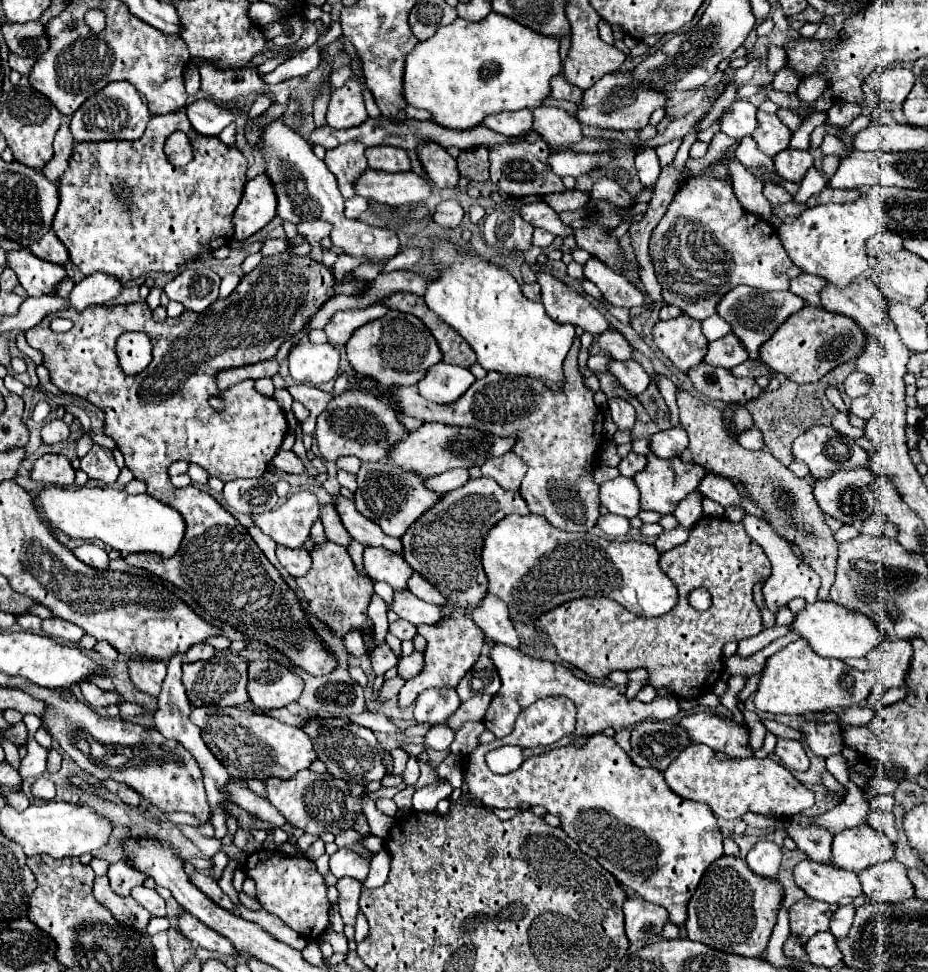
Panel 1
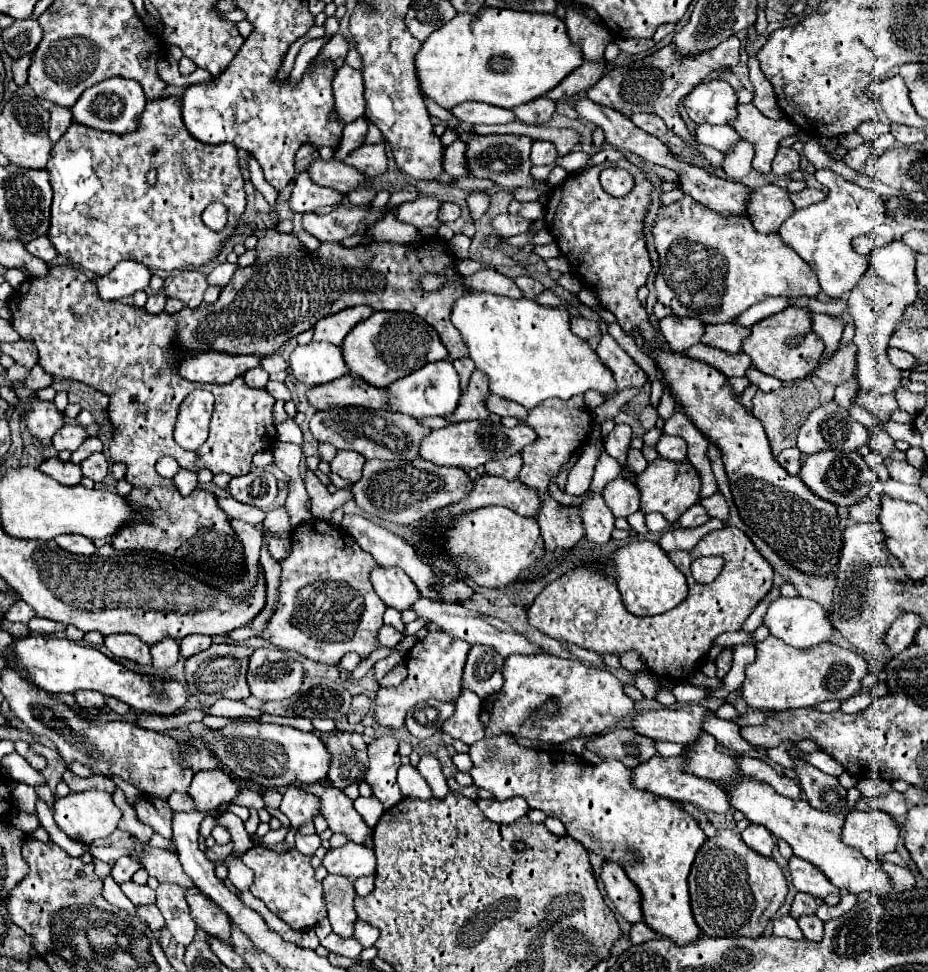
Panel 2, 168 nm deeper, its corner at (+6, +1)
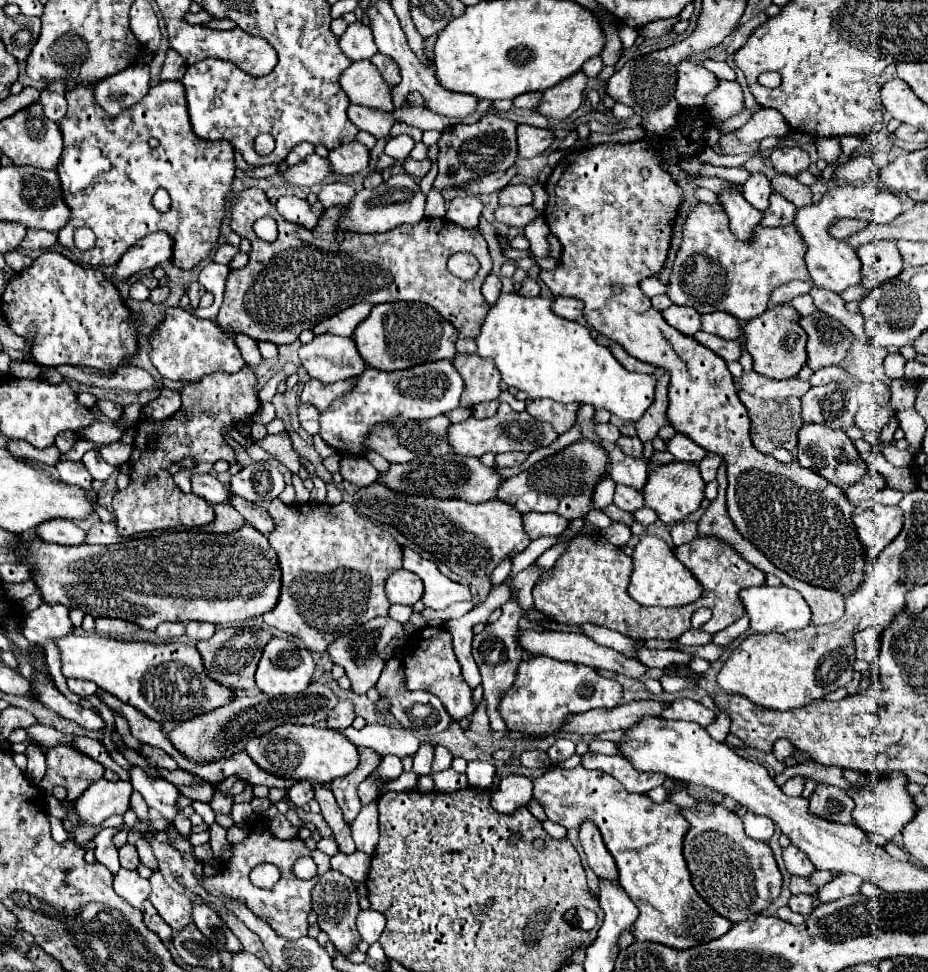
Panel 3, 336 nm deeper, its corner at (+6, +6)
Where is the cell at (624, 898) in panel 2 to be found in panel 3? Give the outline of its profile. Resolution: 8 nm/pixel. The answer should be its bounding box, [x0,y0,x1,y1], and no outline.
[579,823,619,881]

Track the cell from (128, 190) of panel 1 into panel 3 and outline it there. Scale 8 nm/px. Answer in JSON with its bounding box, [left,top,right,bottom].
[57,81,235,269]

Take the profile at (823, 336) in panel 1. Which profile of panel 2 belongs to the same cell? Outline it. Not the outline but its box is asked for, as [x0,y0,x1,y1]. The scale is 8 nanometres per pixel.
[743,306,823,382]

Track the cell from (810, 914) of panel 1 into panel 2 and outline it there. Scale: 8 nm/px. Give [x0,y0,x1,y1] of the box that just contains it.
[791,892,823,918]

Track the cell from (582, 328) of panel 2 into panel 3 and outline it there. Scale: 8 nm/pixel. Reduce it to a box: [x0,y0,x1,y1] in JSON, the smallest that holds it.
[553,297,583,321]

